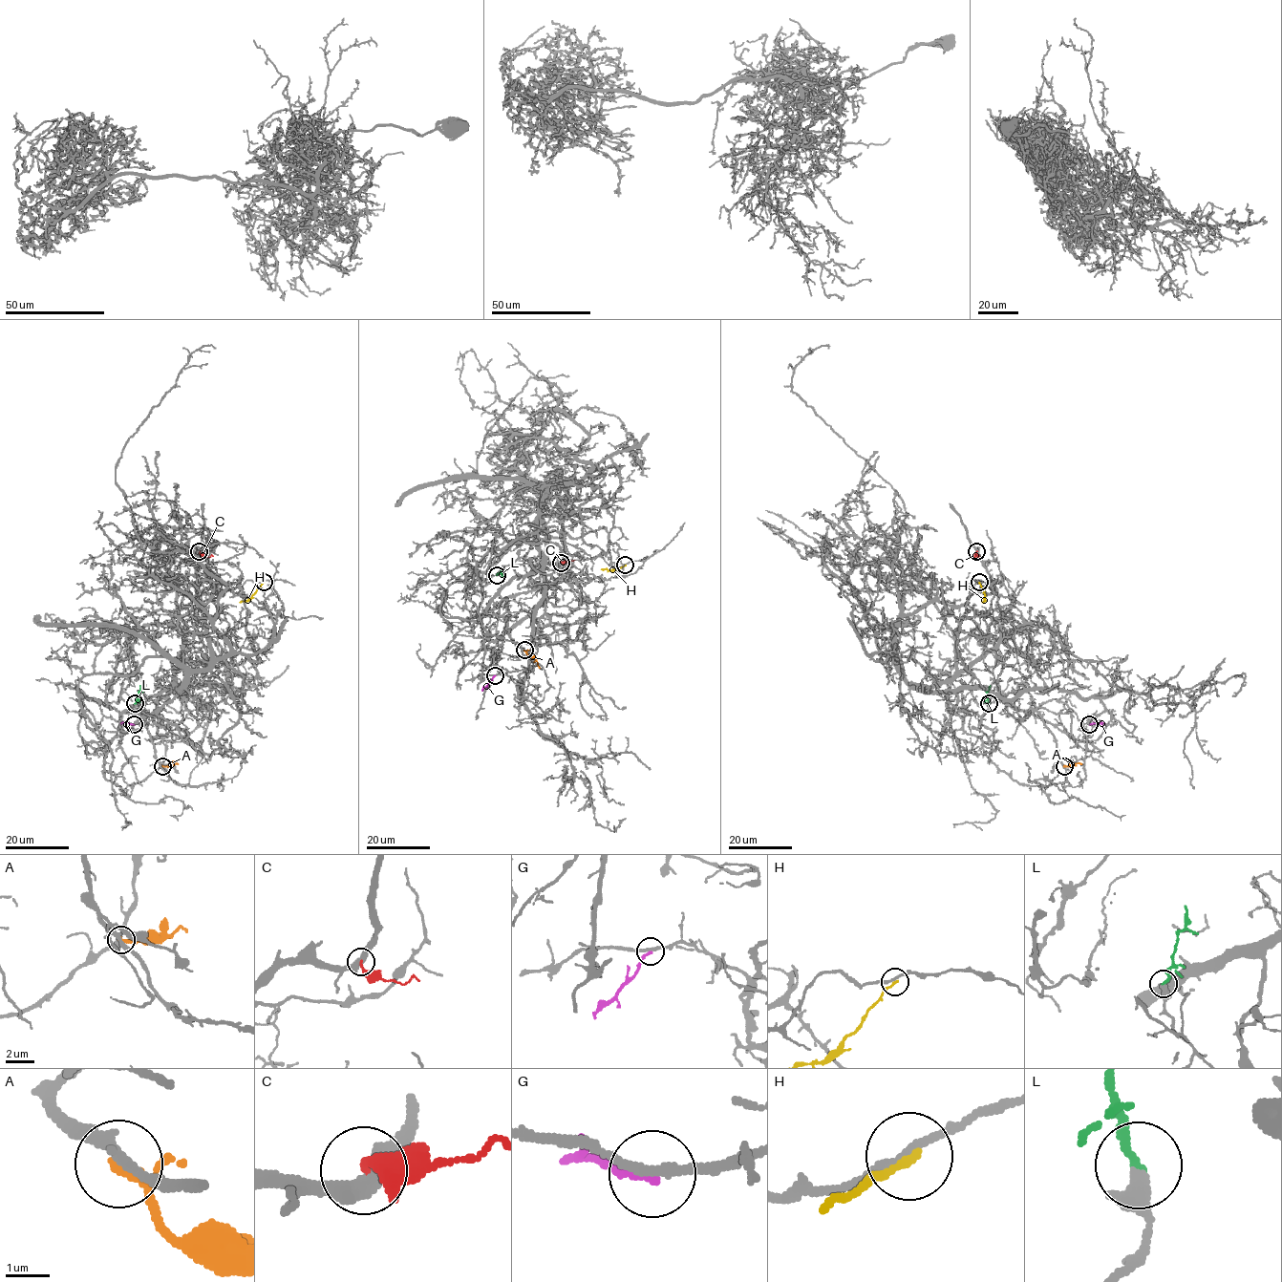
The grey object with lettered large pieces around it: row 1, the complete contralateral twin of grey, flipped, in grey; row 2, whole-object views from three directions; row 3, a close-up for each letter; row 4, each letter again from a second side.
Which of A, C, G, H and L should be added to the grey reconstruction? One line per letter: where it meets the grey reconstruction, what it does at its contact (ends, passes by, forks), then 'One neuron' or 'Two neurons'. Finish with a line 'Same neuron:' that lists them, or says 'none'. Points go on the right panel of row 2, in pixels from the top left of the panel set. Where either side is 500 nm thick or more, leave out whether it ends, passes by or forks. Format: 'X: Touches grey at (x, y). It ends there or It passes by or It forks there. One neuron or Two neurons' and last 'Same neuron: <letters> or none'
A: Touches grey at (1064, 766). It passes by. Two neurons
C: Touches grey at (976, 551). It ends there. Two neurons
G: Touches grey at (1089, 724). It ends there. Two neurons
H: Touches grey at (979, 582). It ends there. Two neurons
L: Touches grey at (989, 703). It ends there. Two neurons
Same neuron: none

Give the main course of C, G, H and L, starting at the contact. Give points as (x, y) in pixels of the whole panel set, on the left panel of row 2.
C: (200, 552), (213, 556)
G: (133, 724), (120, 723)
H: (263, 582), (246, 600), (239, 602)
L: (135, 703), (139, 685)

